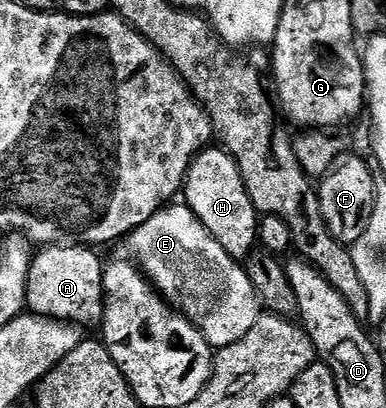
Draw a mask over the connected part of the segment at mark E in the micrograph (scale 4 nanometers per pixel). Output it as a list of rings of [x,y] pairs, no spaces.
[[[167,204],[152,219],[132,230],[129,241],[129,256],[146,274],[147,281],[201,331],[215,350],[244,339],[252,331],[260,306],[245,268],[212,239],[189,205]]]

